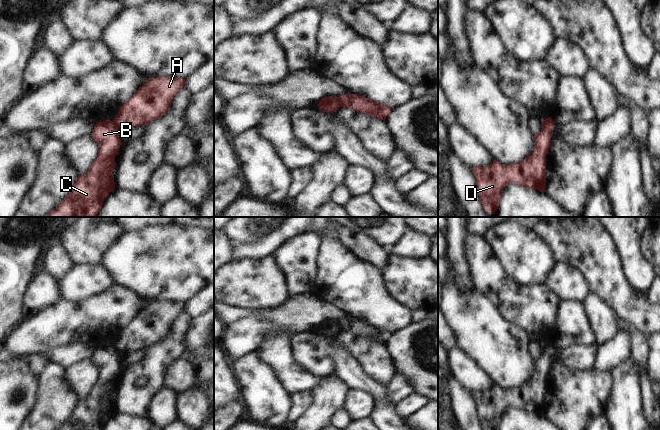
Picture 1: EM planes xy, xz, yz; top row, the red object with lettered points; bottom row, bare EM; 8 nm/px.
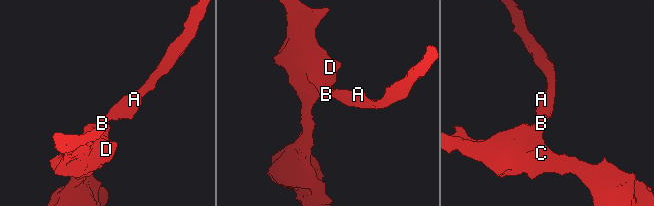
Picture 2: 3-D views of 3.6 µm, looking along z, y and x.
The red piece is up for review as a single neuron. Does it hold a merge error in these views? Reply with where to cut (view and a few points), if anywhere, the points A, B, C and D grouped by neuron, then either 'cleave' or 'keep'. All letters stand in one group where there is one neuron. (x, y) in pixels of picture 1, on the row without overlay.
cut xz (336, 321), (341, 330); groups A / B C D; cleave

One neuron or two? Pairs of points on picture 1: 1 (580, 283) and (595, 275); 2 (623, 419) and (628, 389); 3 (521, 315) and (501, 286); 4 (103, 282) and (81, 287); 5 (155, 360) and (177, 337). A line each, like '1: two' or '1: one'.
1: two
2: one
3: one
4: one
5: one

